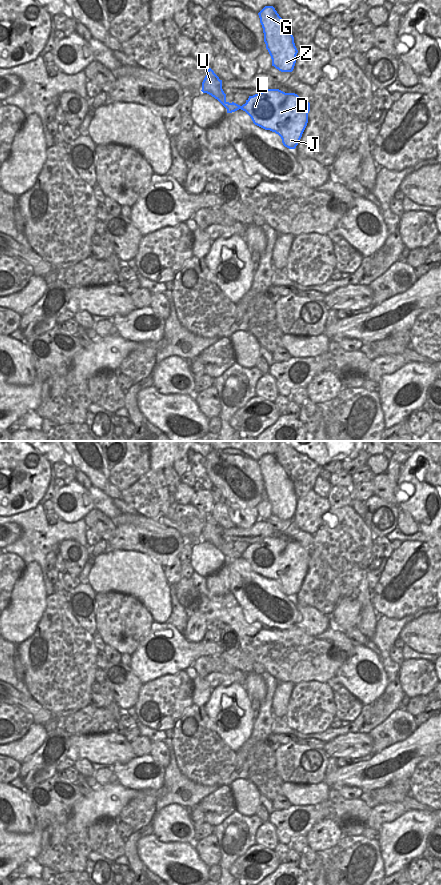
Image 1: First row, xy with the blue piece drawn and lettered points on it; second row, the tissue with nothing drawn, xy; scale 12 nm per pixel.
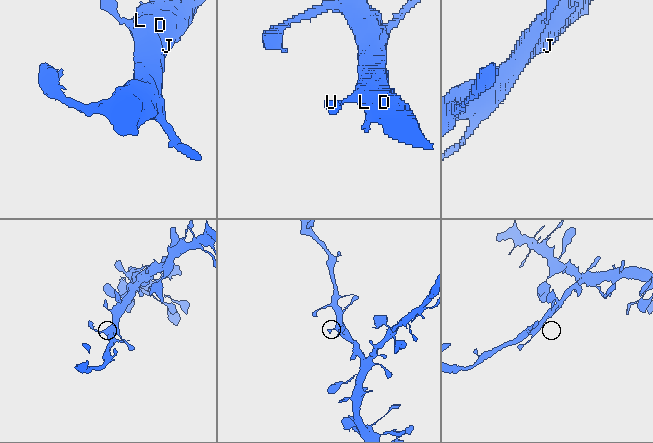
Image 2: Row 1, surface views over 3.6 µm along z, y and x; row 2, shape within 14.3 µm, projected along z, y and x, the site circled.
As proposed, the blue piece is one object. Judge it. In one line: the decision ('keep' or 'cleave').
keep

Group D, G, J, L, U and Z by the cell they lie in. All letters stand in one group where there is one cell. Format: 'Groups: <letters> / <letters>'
Groups: D G J L U Z

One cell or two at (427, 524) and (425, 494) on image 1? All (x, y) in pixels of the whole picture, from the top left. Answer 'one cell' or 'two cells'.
one cell

